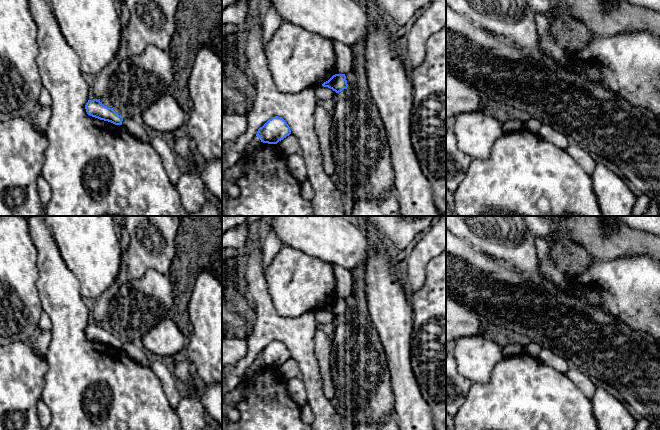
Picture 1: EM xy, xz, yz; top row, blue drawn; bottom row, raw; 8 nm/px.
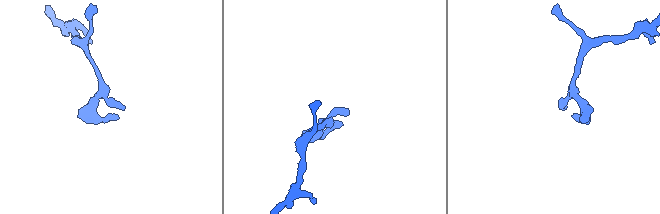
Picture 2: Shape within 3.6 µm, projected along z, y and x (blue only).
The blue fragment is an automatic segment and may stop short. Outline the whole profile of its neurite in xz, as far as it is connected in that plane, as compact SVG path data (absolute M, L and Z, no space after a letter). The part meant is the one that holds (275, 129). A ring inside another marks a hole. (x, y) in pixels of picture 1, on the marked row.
M279 116L272 117L257 131L256 136L263 143L277 144L291 134L287 122Z

